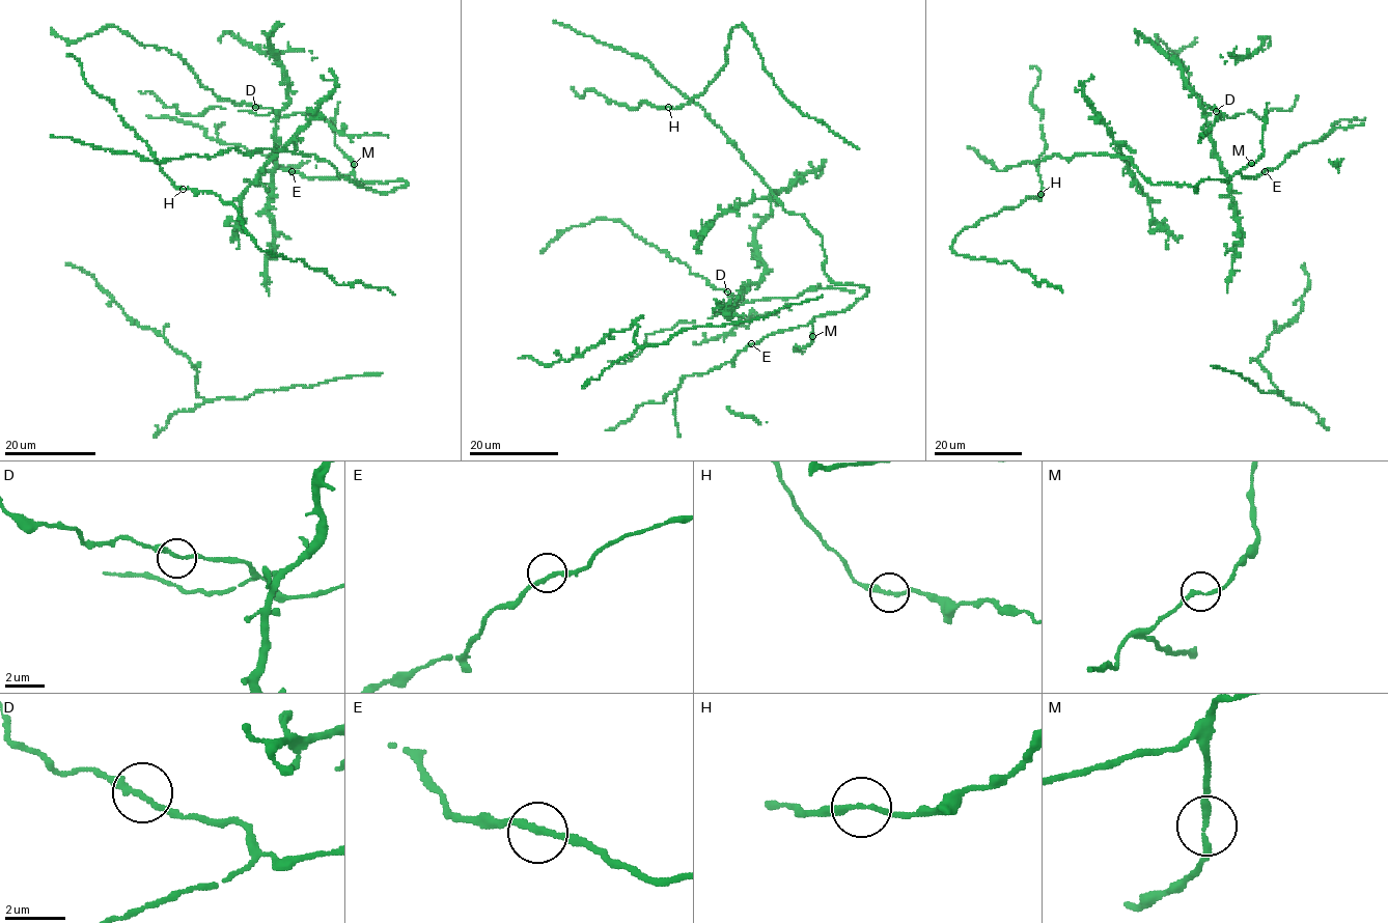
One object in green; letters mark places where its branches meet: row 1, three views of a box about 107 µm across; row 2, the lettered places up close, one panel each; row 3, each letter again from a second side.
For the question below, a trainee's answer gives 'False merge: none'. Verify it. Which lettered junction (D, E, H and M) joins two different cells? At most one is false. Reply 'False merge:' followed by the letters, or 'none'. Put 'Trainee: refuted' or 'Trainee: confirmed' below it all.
False merge: none
Trainee: confirmed

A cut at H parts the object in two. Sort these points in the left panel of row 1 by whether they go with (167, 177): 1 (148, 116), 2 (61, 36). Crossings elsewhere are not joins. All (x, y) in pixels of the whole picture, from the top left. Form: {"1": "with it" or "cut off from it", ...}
{"1": "cut off from it", "2": "cut off from it"}

